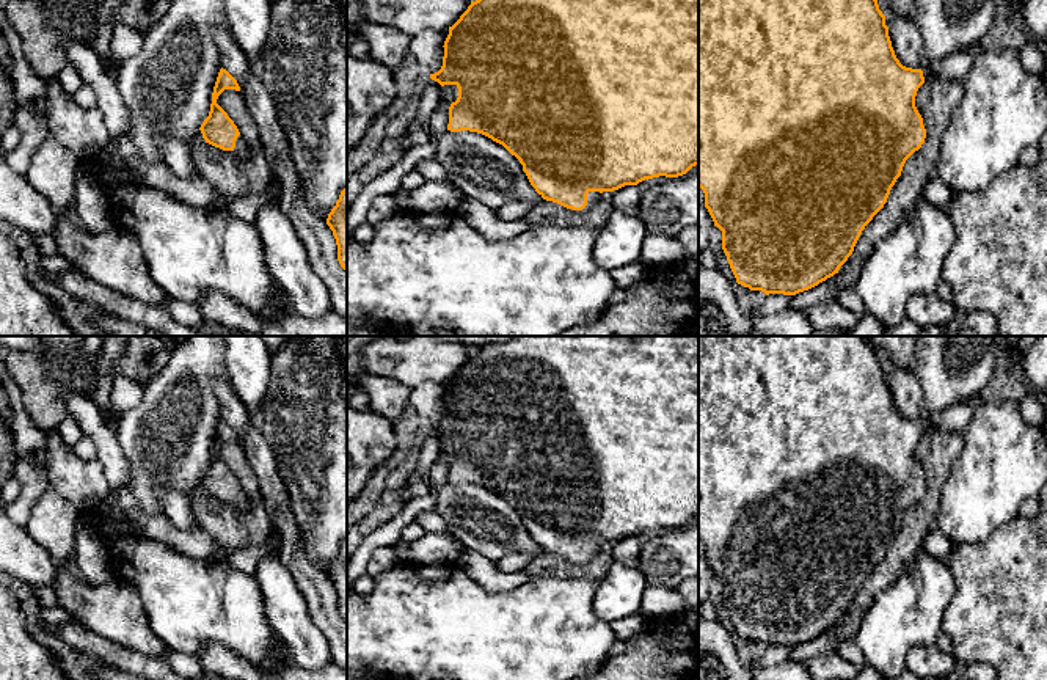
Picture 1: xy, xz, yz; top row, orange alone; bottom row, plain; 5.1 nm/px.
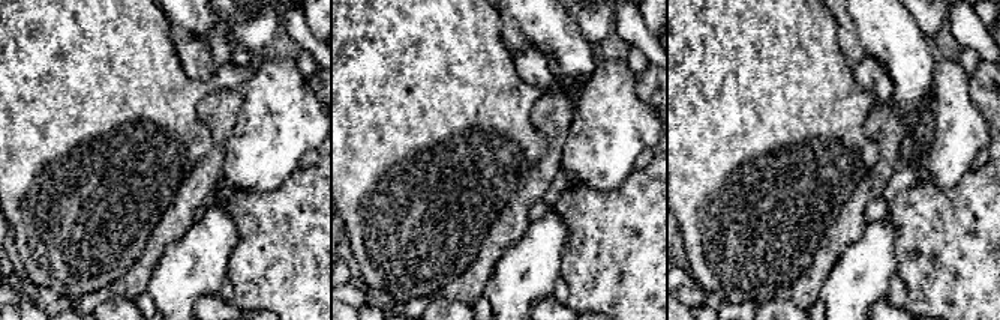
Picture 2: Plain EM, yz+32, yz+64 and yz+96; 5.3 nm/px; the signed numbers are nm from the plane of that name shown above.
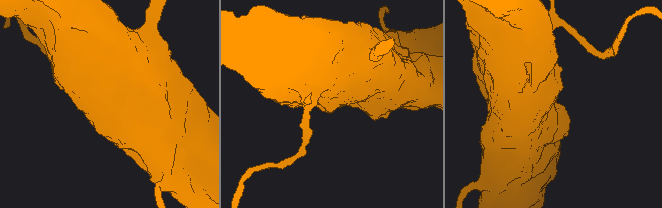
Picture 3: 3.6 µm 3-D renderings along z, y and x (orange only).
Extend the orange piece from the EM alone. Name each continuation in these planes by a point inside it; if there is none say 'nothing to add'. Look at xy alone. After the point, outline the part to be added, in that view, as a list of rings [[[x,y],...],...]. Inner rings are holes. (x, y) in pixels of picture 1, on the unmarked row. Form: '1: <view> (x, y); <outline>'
1: xy (240, 501); [[[242,487],[237,488],[235,499],[234,499],[232,504],[235,507],[239,507],[240,510],[248,510],[250,509],[250,503],[248,503],[246,495],[243,493]]]

